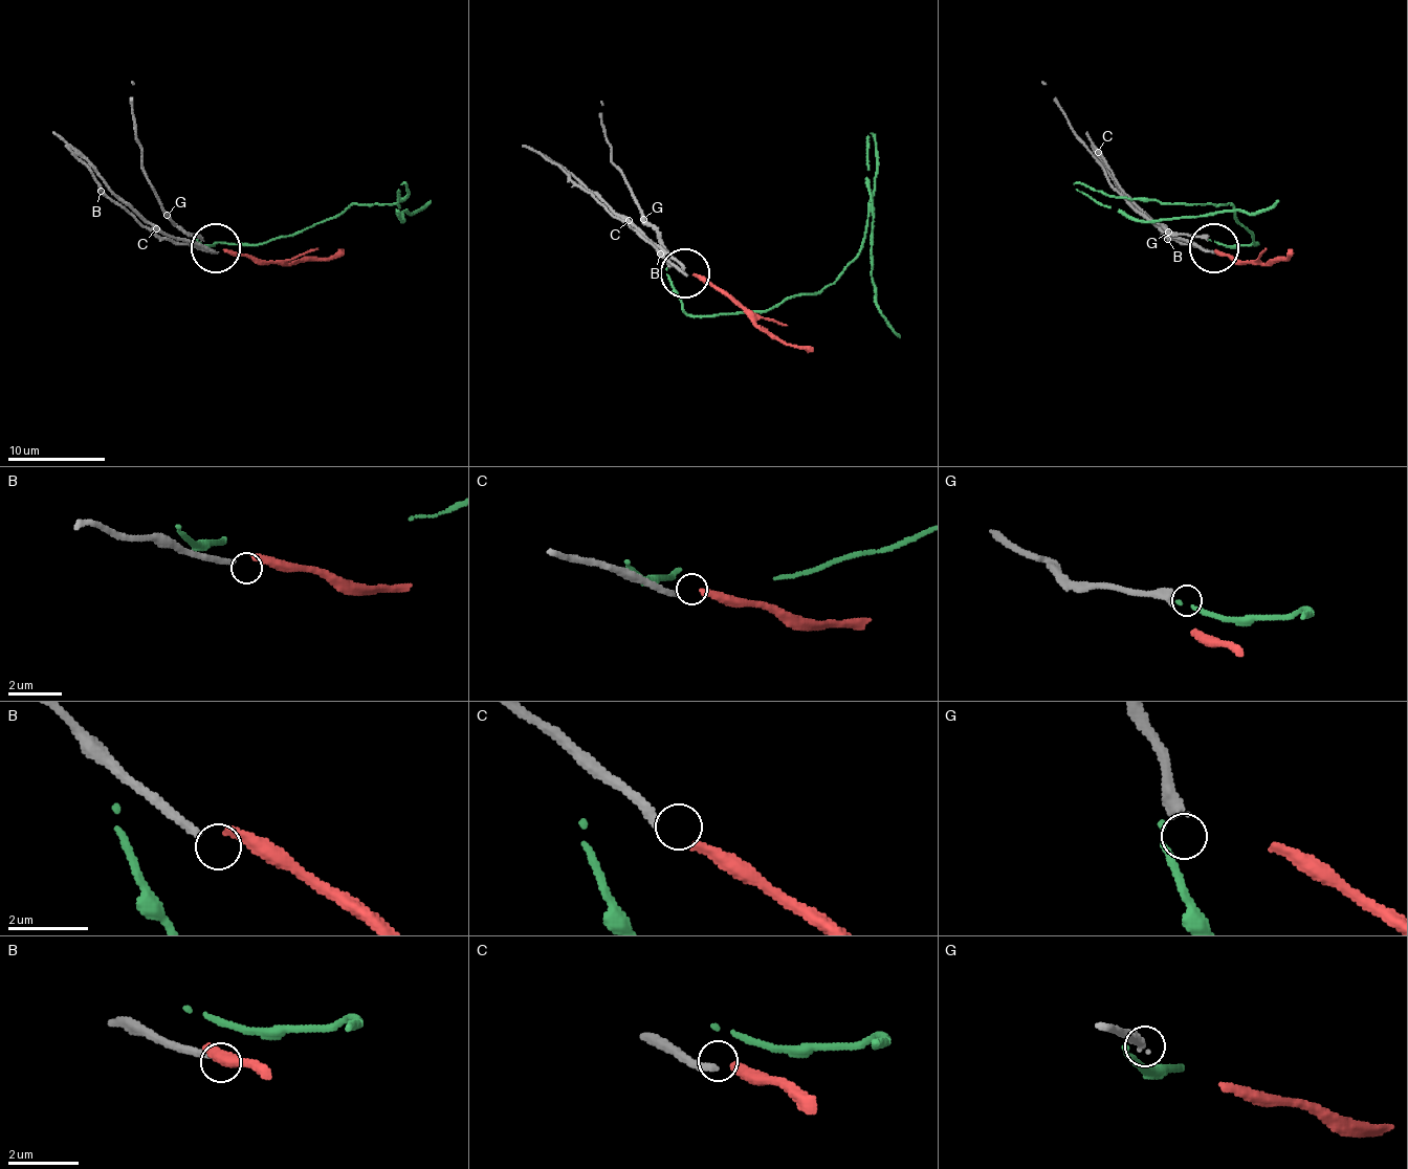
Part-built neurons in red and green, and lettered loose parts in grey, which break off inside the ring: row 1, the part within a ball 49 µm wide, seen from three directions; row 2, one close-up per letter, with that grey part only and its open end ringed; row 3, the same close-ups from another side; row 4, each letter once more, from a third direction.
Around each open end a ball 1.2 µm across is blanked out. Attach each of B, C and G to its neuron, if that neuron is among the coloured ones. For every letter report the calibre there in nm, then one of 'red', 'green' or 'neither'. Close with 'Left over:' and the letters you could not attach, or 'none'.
B: 200 nm | neither
C: 220 nm | red
G: 320 nm | neither
Left over: B, G

